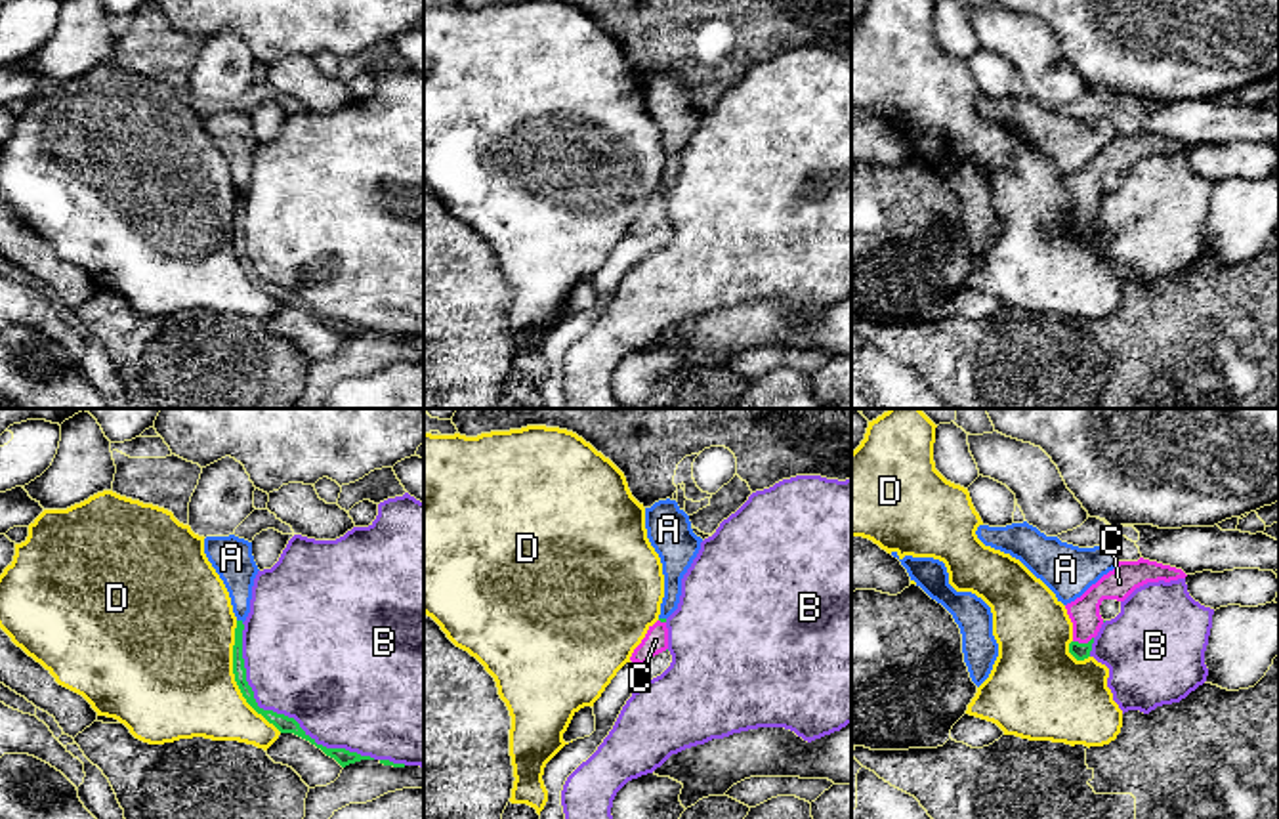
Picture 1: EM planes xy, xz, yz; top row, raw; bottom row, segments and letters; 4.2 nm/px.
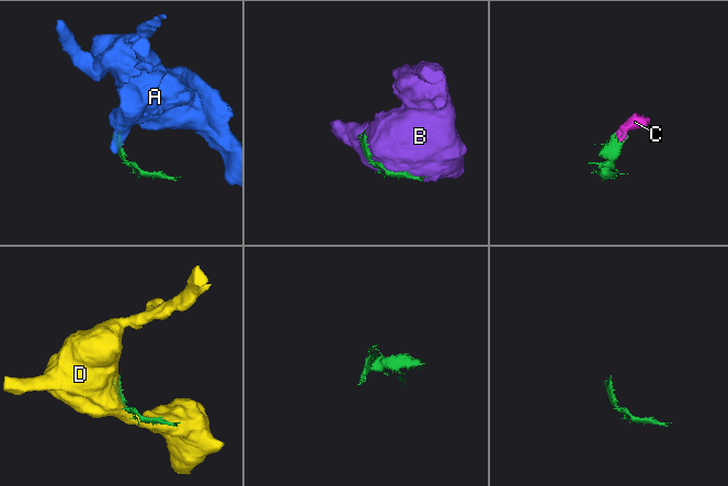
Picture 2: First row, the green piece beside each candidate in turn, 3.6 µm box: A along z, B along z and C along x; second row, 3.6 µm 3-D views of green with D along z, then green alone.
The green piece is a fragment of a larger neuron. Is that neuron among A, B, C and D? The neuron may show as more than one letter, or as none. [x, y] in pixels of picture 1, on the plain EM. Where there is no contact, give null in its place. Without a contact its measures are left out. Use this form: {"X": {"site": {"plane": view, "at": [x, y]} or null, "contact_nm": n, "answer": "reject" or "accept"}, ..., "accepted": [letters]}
{"A": {"site": {"plane": "xy", "at": [241, 193]}, "contact_nm": 30, "answer": "reject"}, "B": {"site": {"plane": "xy", "at": [275, 285]}, "contact_nm": 800, "answer": "reject"}, "C": {"site": {"plane": "yz", "at": [1083, 216]}, "contact_nm": 90, "answer": "accept"}, "D": {"site": {"plane": "xy", "at": [235, 251]}, "contact_nm": 500, "answer": "reject"}, "accepted": ["C"]}

